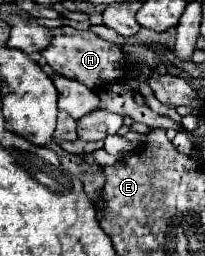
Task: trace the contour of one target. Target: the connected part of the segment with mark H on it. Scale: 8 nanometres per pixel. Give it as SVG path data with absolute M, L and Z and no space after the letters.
M55 27L51 43L41 51L45 63L59 75L77 79L89 89L95 89L97 83L113 83L125 77L127 73L127 59L123 55L123 49L115 43L109 43L95 35L93 31L79 31L73 27Z

